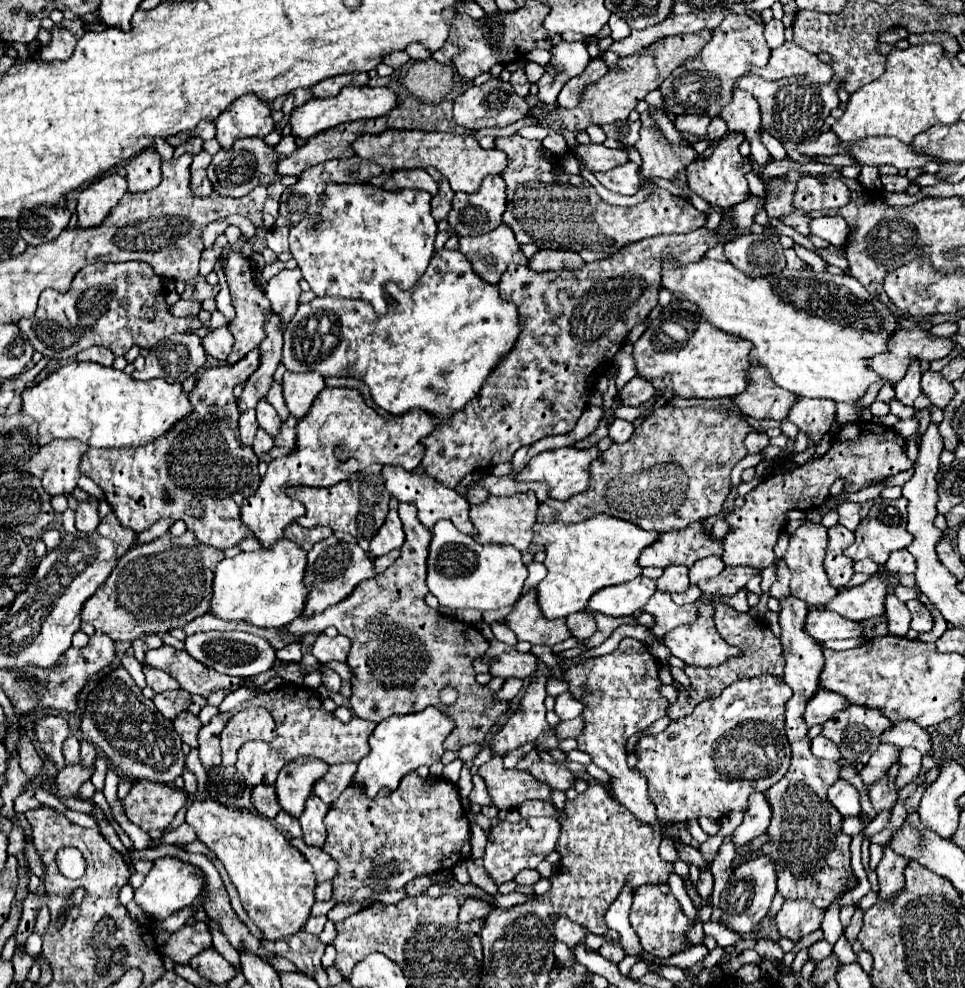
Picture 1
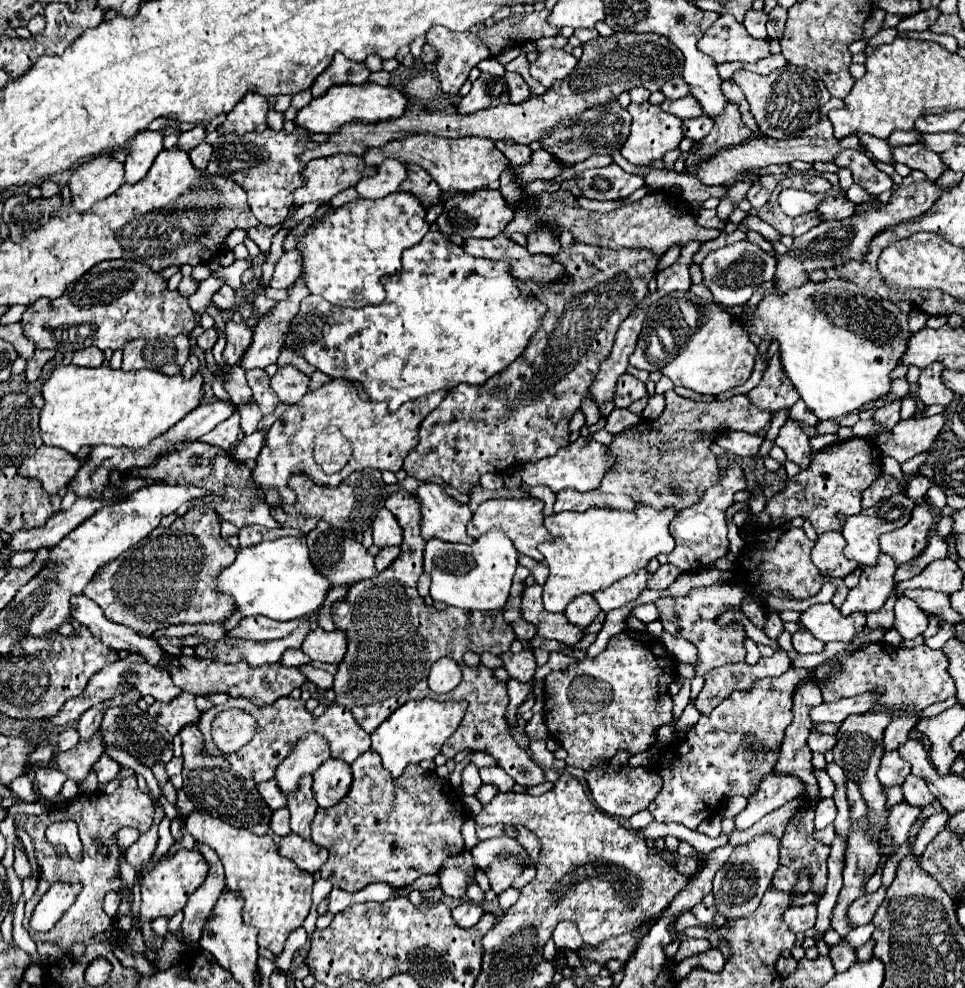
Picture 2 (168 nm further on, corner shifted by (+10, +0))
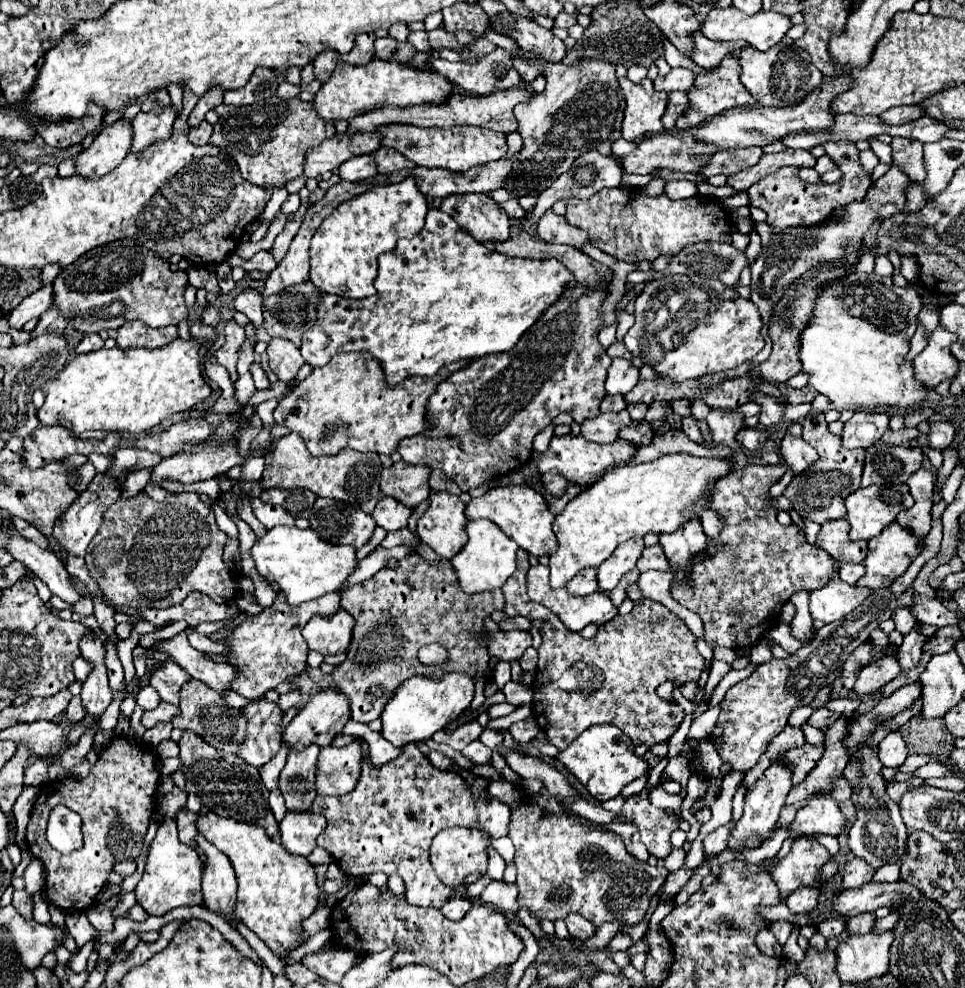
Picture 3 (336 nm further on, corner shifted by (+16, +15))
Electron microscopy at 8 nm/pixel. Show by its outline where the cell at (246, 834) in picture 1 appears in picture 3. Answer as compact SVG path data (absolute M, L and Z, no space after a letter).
M212 811L198 813L196 829L230 859L236 871L236 915L242 919L242 923L252 929L276 955L284 955L294 949L302 933L302 919L314 913L320 899L314 867L308 863L308 859L288 853L282 845L274 843L262 827L224 819Z

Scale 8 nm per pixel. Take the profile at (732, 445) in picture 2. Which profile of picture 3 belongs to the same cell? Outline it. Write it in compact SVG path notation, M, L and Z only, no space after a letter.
M742 427L736 435L736 441L746 447L748 451L758 451L762 447L762 443L768 439L768 433L766 431L760 431L760 429L750 429L750 427Z

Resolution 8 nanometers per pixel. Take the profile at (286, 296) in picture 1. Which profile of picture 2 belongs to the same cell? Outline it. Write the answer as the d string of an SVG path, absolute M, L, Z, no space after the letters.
M288 250L282 254L282 258L276 262L274 266L274 276L270 286L272 288L290 288L302 270L302 262L300 262L300 252L298 250Z

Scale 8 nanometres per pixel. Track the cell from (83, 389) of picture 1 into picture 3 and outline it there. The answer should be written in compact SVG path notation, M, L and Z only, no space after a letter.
M176 339L172 345L162 349L130 349L122 351L114 349L98 349L88 355L76 355L62 371L60 377L50 381L50 389L42 409L38 411L38 419L42 425L60 425L62 421L72 423L72 433L78 437L84 431L100 429L100 431L130 431L142 433L150 431L154 425L162 423L174 413L186 411L196 403L204 401L212 389L202 377L200 369L200 341L196 339Z

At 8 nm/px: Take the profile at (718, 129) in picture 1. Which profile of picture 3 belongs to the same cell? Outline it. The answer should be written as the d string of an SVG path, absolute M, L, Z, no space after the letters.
M672 93L668 99L668 113L664 115L664 129L672 131L676 121L690 109L688 97L684 93Z

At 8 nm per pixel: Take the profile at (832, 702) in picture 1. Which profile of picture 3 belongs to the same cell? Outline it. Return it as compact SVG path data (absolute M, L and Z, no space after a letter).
M882 657L880 661L874 661L866 665L856 679L854 689L850 691L852 697L872 697L876 695L886 683L896 679L900 675L900 665L894 657Z

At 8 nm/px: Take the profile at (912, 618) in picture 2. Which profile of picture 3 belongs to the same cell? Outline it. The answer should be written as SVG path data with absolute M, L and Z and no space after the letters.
M904 607L904 609L896 609L896 613L892 615L894 623L896 623L896 631L900 631L902 635L908 633L914 625L916 625L916 617L912 615L912 609L910 607Z

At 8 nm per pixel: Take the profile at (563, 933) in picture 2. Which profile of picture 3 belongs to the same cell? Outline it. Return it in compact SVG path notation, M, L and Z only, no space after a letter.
M570 913L564 921L566 921L566 927L568 927L568 931L570 931L570 935L574 939L584 941L584 939L588 939L588 937L592 937L596 933L596 927L578 913Z

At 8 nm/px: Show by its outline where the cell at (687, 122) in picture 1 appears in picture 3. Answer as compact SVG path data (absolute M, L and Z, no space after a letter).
M672 69L672 73L668 77L656 77L654 79L654 89L656 91L664 91L664 93L672 93L672 91L682 91L688 93L688 89L692 89L694 85L694 73L688 69Z

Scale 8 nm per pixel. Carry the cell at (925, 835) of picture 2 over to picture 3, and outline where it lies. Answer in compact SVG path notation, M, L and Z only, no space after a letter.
M902 853L900 855L900 859L894 863L894 865L882 865L880 869L876 869L876 875L874 875L874 881L888 881L888 883L892 883L892 881L898 881L900 879L900 867L902 867L902 861L906 859L906 855L908 853Z

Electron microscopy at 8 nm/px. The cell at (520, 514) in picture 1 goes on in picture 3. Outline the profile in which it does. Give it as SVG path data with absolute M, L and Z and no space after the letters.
M504 485L492 487L482 497L472 499L464 511L466 519L490 519L494 521L508 537L512 537L520 549L528 551L530 555L552 555L556 551L556 535L552 533L554 515L548 511L546 501L540 493L532 491L526 485Z

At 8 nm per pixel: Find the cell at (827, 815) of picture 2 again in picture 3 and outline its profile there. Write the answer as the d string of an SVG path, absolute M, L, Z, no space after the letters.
M812 795L808 803L796 813L796 819L792 823L792 837L800 833L826 833L838 837L844 827L846 817L840 813L838 803L830 795Z

